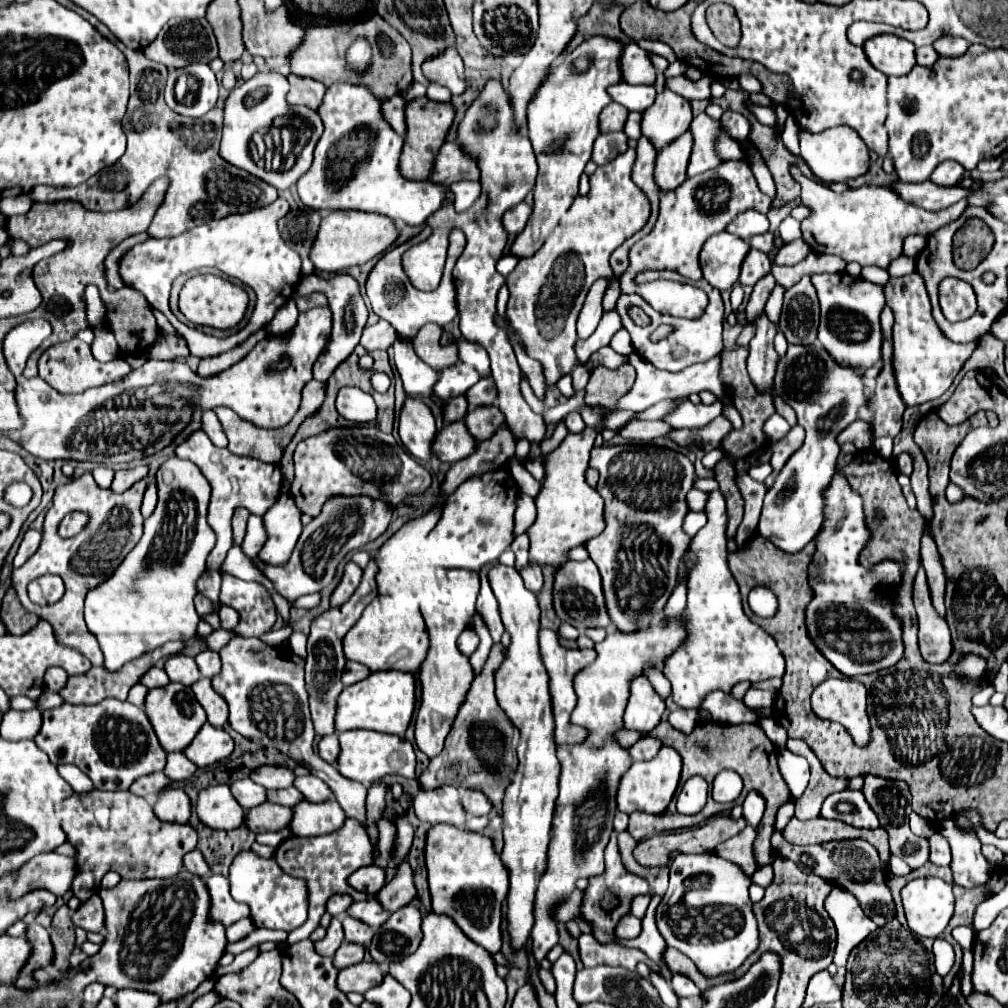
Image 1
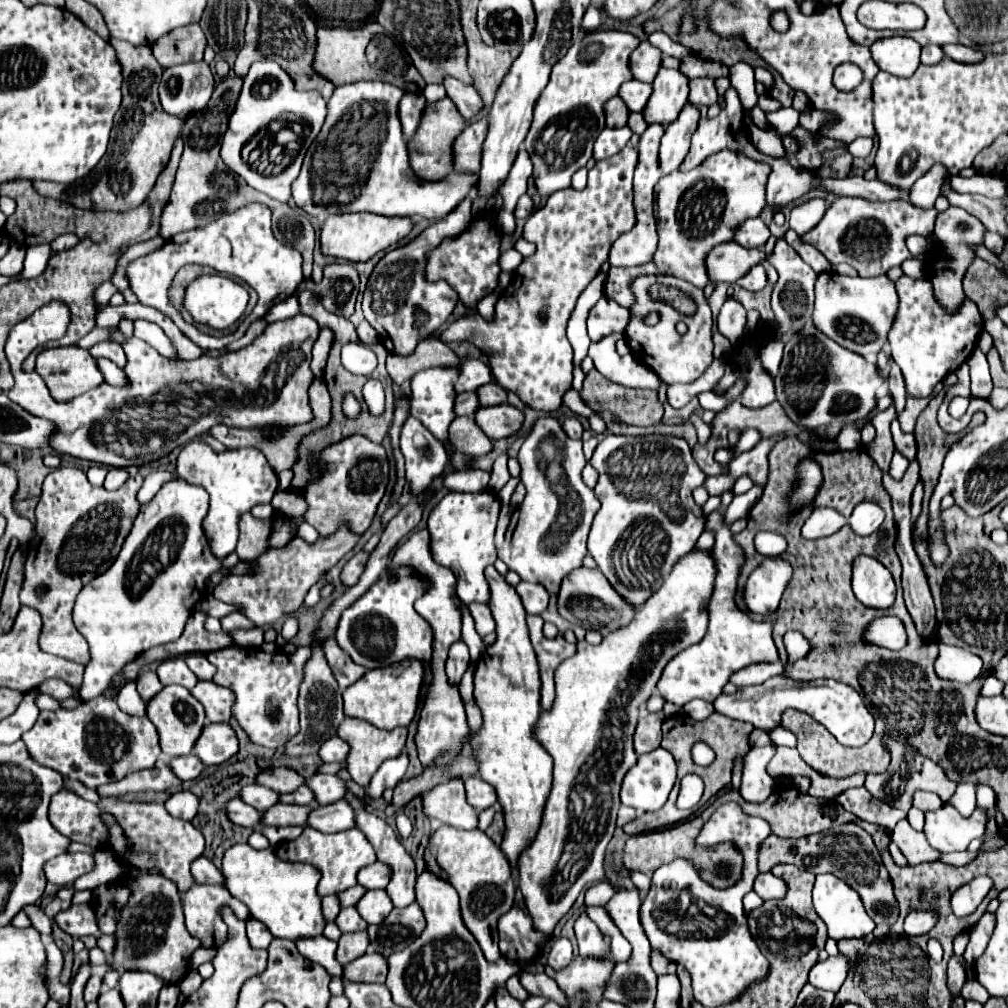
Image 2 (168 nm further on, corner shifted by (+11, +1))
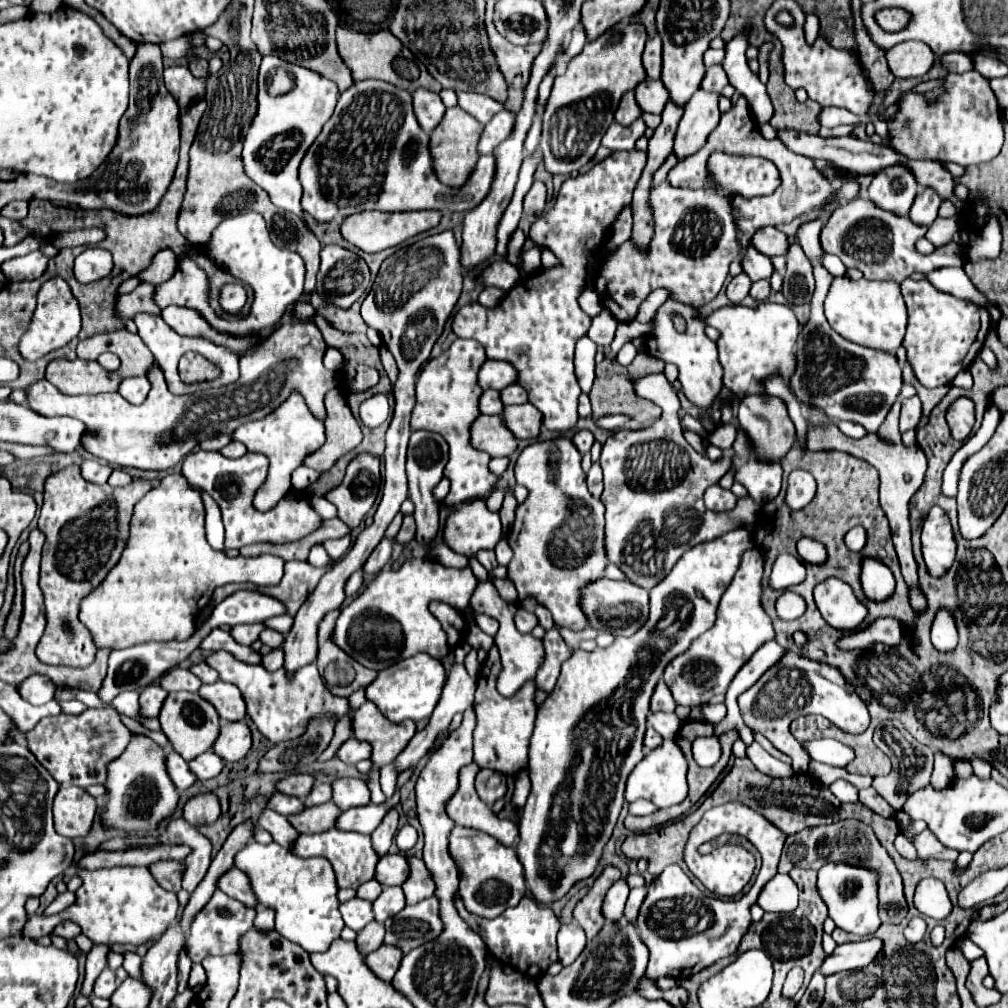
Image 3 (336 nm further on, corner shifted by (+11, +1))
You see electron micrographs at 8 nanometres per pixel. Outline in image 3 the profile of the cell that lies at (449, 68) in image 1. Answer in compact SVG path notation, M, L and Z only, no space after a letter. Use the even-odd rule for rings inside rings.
M457 91L457 105L469 115L473 115L481 125L485 125L495 113L503 109L503 105L499 101L493 101L491 97L479 93L463 93L463 91Z

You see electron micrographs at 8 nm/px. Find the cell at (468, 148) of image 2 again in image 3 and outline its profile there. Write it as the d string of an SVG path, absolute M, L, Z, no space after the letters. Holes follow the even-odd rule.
M501 111L497 113L483 129L477 151L479 155L491 155L491 151L505 139L509 137L509 129L513 127L513 113L511 111Z

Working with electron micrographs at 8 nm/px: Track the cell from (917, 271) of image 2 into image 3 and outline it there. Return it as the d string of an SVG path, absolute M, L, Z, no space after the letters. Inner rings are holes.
M943 267L943 269L935 269L931 273L925 275L929 283L933 283L935 289L943 291L943 293L949 293L949 295L955 295L955 297L961 297L965 301L971 301L975 303L977 307L985 309L991 317L993 323L997 323L1001 319L1001 311L997 307L997 303L989 301L985 297L985 293L981 293L973 283L971 279L967 277L967 273L963 269L955 269L955 267Z

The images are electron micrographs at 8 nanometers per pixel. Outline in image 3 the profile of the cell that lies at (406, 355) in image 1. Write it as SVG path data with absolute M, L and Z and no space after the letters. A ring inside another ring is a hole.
M455 341L443 355L431 359L417 377L417 405L411 415L411 429L435 431L449 443L449 463L445 467L445 477L451 479L451 491L443 499L449 507L457 507L463 501L469 501L473 497L487 497L489 489L493 489L497 483L497 475L493 475L487 469L489 455L485 455L485 451L477 451L469 445L469 425L471 425L473 417L479 415L477 397L481 395L481 389L477 385L477 369L481 367L483 361L485 361L485 351L477 341Z

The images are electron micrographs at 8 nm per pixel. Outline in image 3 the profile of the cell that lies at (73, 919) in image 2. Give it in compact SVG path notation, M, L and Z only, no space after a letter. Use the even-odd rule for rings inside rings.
M63 921L63 923L59 923L59 925L53 929L53 933L61 935L61 937L65 937L65 939L73 939L73 937L77 937L77 935L81 933L81 927L77 927L77 923L73 923L73 921Z

